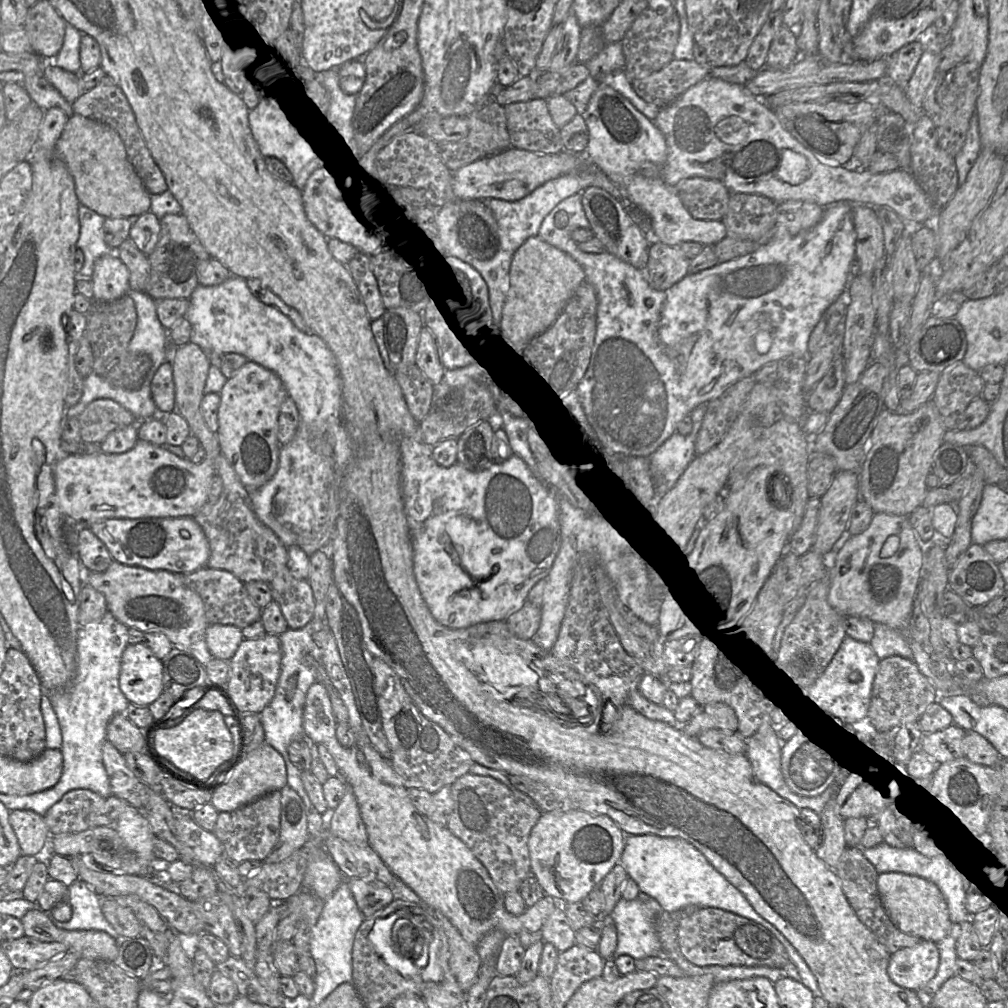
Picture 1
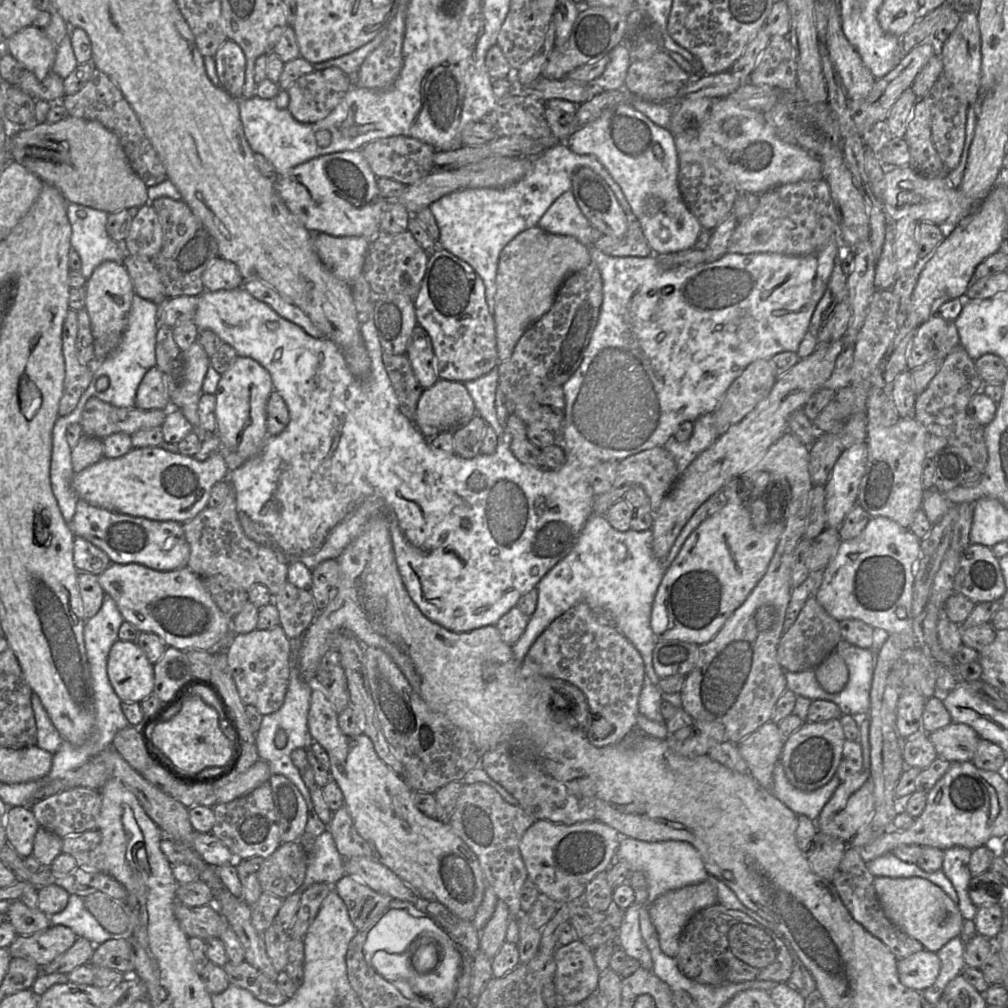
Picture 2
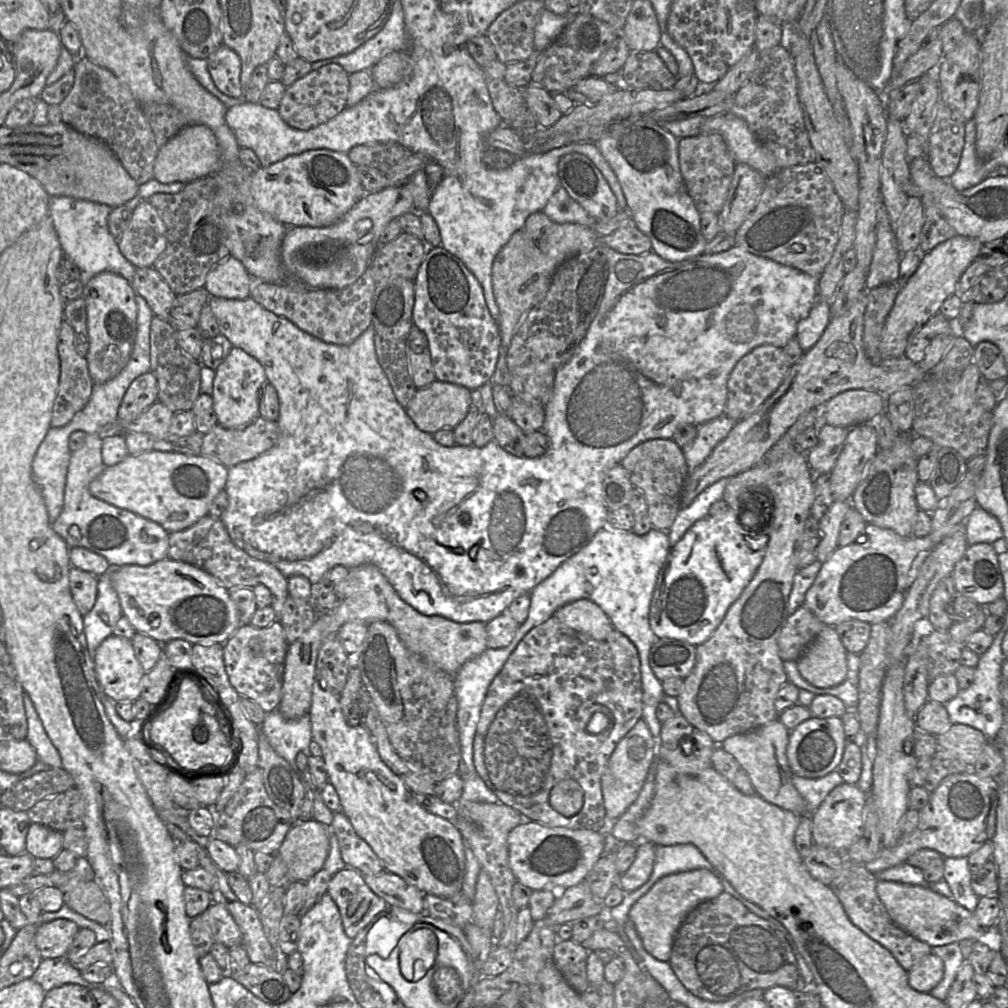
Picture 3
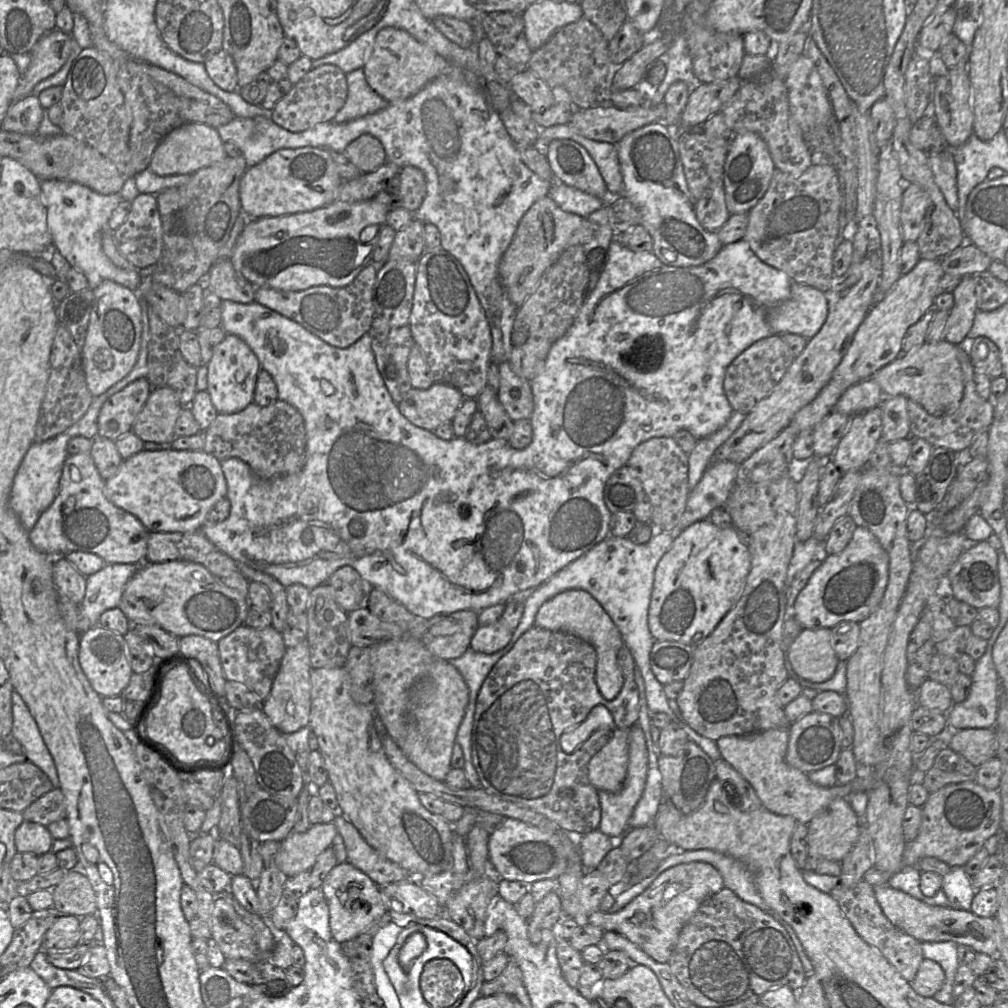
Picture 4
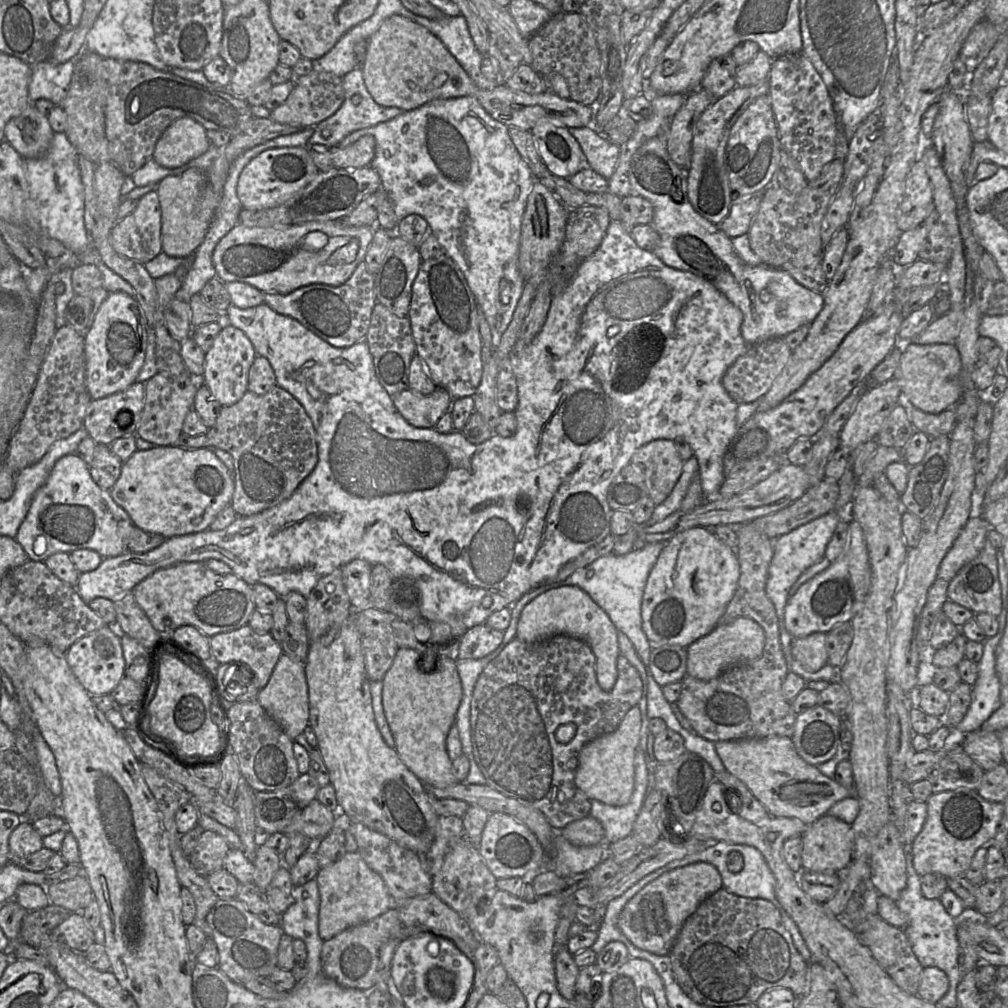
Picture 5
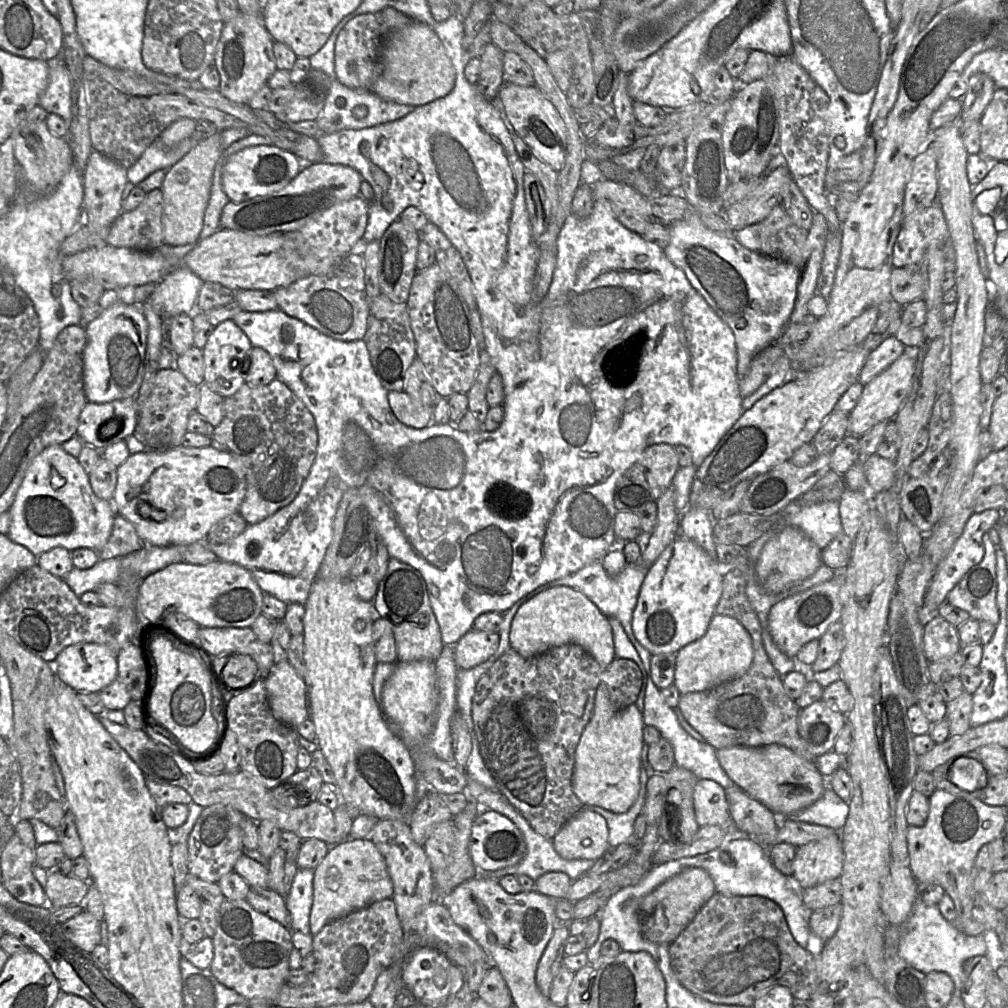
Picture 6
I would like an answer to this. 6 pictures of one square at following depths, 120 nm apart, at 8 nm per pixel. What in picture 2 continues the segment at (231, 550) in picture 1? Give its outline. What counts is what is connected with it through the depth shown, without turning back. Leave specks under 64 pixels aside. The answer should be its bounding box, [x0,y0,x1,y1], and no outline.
[183,486,288,597]

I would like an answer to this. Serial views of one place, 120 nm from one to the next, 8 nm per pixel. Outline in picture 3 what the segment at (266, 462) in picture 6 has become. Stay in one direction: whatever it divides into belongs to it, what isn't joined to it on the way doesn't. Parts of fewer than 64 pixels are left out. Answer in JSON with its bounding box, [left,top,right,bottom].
[201,416,278,468]

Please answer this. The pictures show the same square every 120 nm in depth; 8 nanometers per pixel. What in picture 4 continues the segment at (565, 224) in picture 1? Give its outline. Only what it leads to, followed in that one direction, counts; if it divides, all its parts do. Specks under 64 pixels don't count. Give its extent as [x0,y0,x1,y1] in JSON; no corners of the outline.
[548,182,603,218]

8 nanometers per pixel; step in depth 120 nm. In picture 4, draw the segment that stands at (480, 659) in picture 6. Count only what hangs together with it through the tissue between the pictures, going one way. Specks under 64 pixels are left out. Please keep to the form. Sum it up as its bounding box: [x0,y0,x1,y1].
[469,620,513,654]

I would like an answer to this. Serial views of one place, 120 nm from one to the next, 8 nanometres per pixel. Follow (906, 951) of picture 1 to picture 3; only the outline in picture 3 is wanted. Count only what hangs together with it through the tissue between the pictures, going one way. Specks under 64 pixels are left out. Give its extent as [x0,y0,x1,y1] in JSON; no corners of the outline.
[908,953,943,993]

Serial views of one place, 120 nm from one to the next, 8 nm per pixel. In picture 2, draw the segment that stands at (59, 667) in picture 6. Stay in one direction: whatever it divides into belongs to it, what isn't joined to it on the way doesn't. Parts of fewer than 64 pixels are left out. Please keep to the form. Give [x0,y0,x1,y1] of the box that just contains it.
[107,639,154,702]

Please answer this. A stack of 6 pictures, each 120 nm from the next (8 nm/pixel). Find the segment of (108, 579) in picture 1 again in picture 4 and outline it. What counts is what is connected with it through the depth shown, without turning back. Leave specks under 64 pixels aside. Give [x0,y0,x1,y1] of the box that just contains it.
[119,560,250,643]

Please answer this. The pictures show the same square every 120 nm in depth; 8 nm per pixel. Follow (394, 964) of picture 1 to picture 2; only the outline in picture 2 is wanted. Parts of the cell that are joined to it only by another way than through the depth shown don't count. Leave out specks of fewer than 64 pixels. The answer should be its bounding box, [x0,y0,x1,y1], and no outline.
[363,909,446,963]

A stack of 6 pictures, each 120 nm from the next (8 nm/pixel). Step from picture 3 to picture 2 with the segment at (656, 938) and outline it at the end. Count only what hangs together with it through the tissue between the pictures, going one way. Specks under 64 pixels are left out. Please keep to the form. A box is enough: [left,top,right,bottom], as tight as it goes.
[649,881,716,957]

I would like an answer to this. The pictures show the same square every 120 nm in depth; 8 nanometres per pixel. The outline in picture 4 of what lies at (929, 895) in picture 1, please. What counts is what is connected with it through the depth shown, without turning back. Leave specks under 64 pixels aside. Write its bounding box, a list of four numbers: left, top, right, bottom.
[874,885,998,956]

